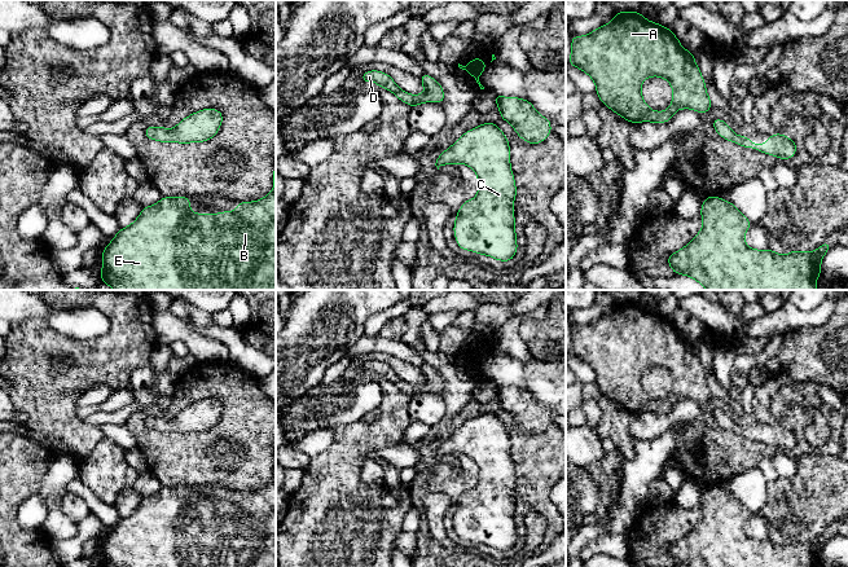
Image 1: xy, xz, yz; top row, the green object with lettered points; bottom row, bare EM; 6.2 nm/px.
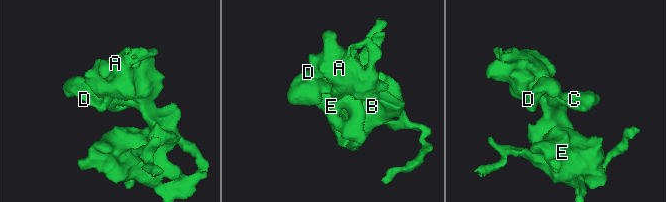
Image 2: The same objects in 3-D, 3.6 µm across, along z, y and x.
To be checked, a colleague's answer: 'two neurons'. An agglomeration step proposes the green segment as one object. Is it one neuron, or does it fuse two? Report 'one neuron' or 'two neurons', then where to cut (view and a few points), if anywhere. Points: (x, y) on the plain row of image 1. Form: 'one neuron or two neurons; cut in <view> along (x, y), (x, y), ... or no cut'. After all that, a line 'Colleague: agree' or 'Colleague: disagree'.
one neuron; no cut
Colleague: disagree

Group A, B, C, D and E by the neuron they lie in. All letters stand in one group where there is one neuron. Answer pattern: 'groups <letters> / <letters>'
groups A B C D E

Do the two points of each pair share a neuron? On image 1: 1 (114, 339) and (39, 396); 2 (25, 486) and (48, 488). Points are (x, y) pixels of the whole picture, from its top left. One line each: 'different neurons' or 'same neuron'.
1: same neuron
2: different neurons

